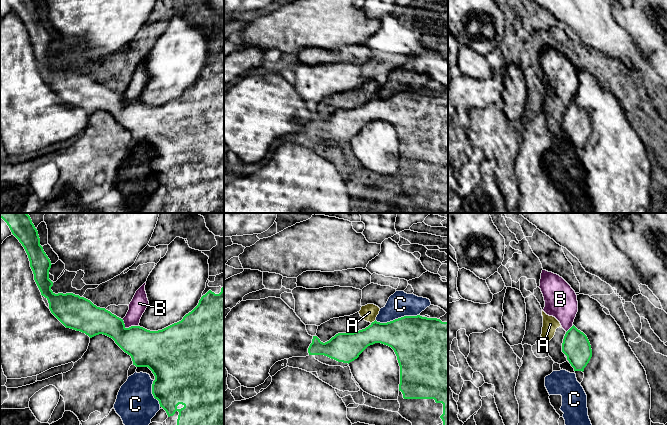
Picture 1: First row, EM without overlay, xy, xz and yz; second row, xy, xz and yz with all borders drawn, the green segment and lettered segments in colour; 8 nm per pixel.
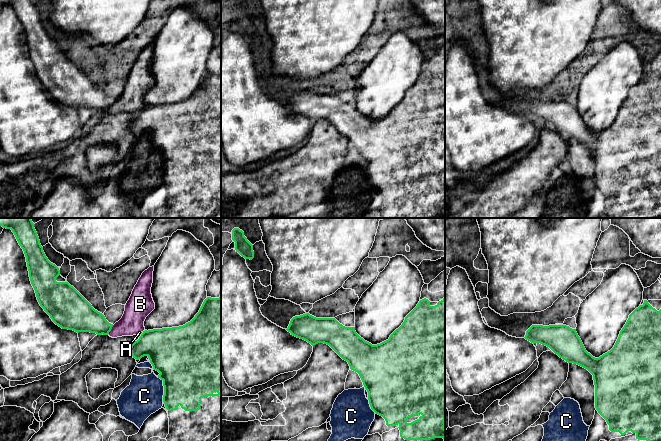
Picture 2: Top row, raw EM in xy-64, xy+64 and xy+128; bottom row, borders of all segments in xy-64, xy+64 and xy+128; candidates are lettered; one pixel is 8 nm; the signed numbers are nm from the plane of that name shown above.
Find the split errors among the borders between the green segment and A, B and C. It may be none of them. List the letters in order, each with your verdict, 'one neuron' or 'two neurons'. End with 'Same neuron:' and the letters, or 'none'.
A: two neurons
B: two neurons
C: two neurons
Same neuron: none

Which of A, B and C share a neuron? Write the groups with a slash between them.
A B / C

